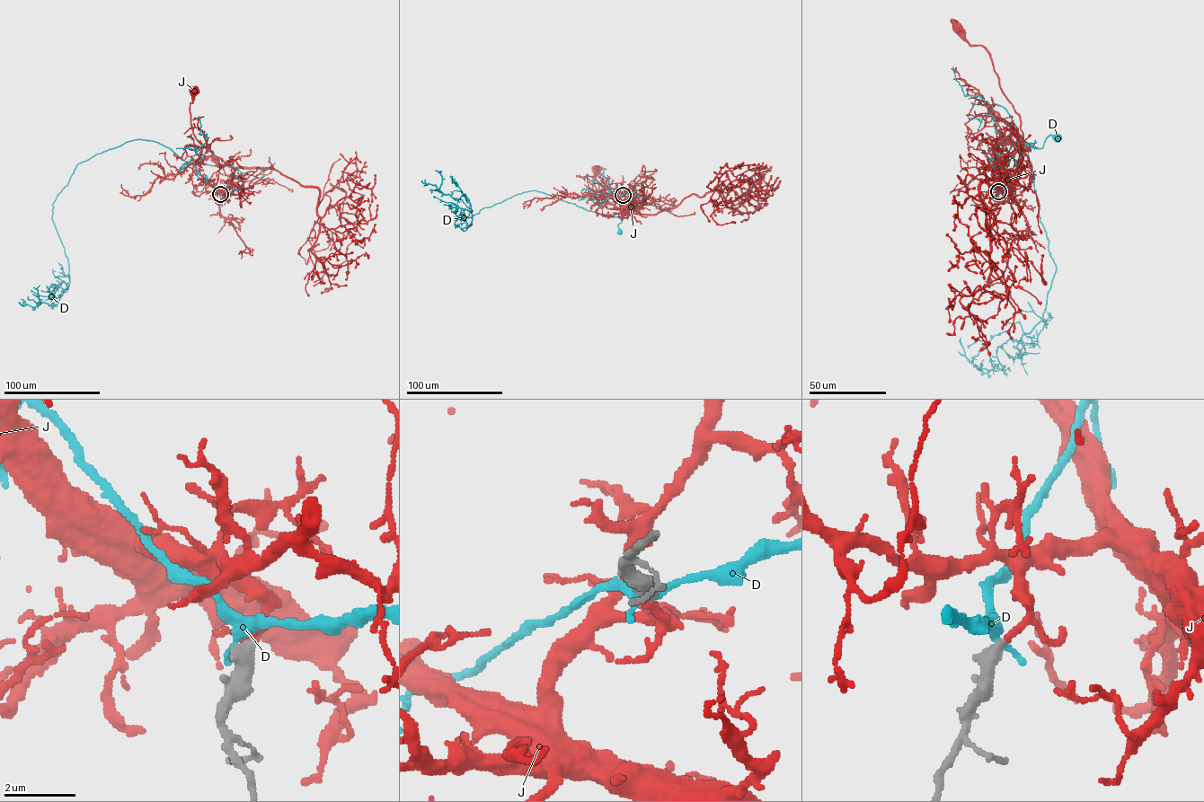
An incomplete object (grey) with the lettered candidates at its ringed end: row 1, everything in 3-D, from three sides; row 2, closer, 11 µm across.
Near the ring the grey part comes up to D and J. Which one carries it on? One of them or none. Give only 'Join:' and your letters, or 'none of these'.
Join: J

